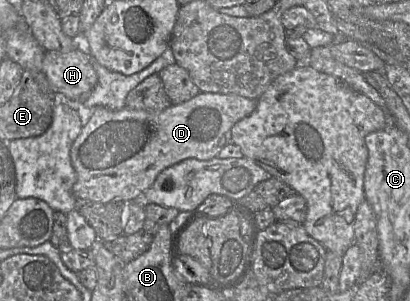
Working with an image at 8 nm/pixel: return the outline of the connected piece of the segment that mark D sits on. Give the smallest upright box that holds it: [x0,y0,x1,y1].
[70,92,257,202]

